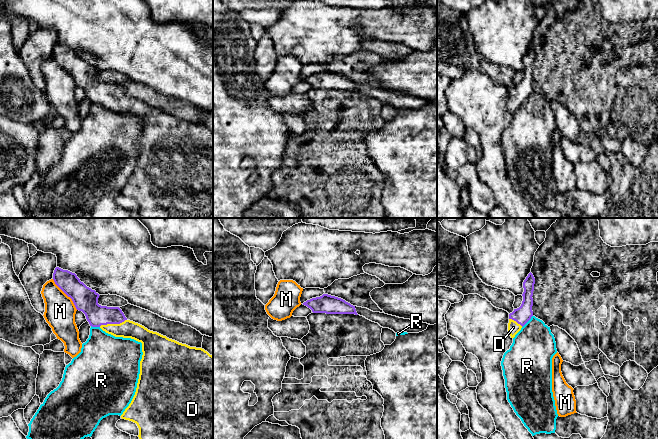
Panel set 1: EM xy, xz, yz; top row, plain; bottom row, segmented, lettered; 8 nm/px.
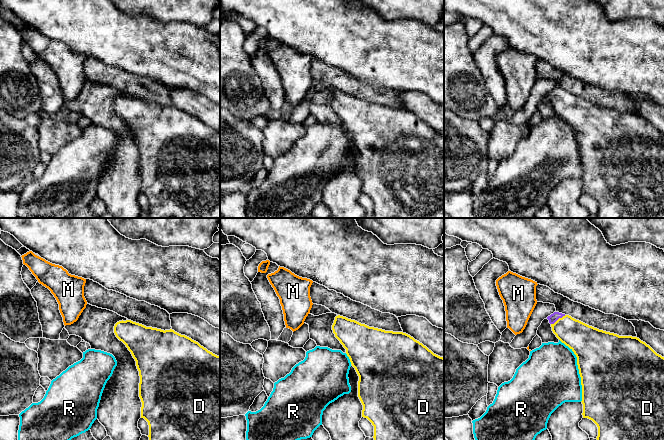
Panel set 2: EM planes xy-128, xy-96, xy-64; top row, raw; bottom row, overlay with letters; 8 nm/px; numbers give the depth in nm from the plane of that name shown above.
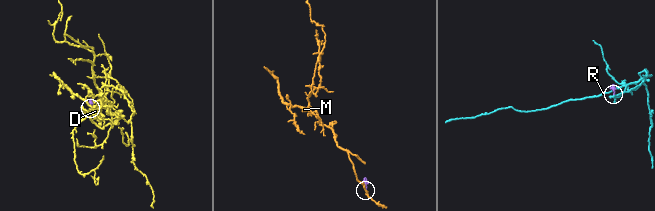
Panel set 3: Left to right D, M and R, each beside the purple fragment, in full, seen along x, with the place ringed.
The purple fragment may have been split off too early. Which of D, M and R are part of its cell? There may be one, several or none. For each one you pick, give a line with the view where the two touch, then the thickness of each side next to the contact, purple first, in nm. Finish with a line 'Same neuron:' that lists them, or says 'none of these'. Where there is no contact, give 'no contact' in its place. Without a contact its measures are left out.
D: contact in xy; calibres 170 and 140 nm
Same neuron: D

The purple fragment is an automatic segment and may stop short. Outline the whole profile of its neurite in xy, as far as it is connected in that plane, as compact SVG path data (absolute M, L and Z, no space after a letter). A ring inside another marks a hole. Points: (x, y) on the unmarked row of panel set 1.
M56 43L53 49L55 60L72 75L77 86L82 87L90 102L100 103L115 113L131 114L142 119L140 150L135 171L121 191L139 204L141 218L213 218L213 132L202 124L190 123L169 115L157 108L128 96L119 83L98 80L99 70L87 63L75 49Z

